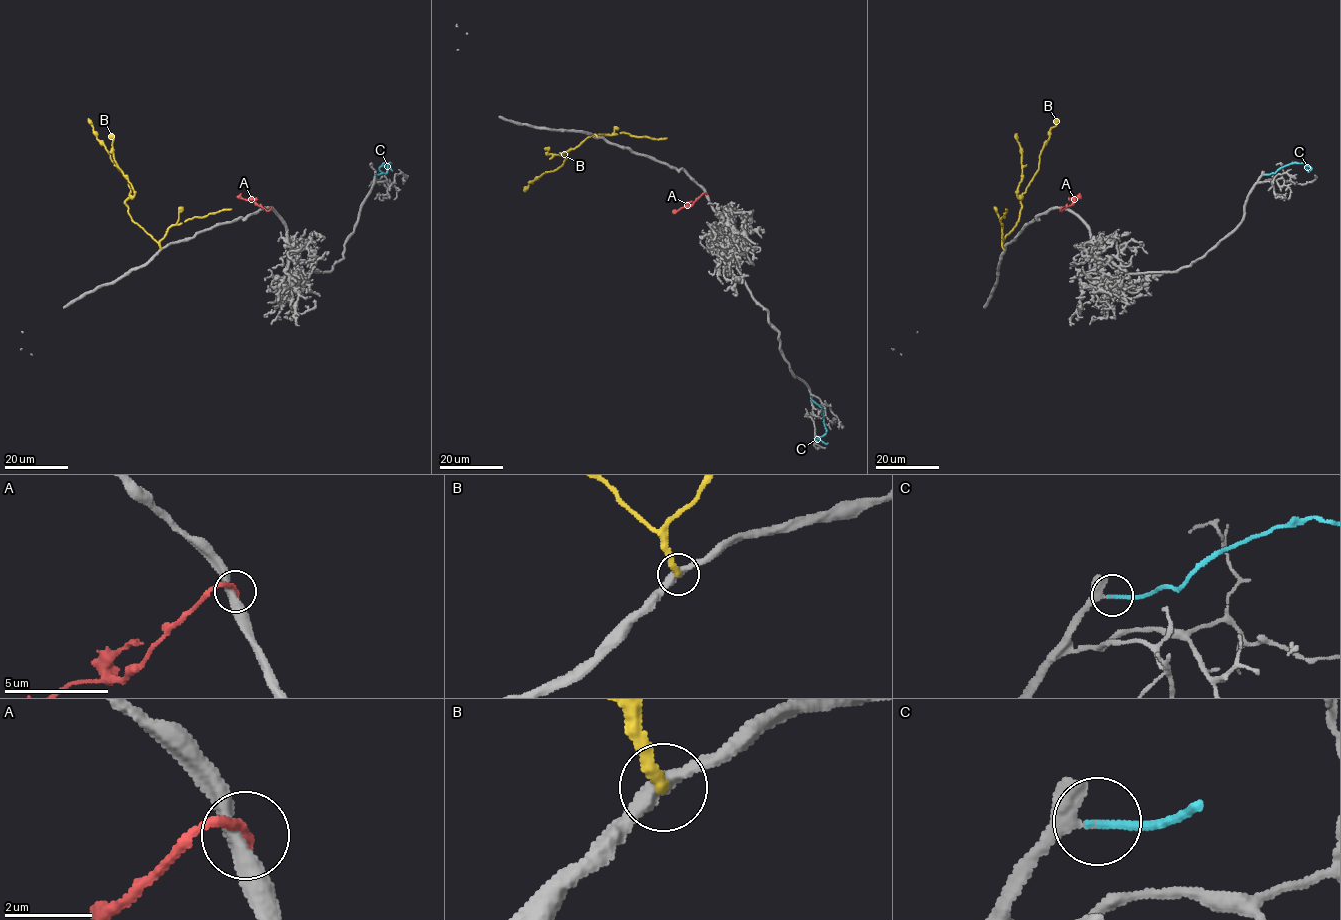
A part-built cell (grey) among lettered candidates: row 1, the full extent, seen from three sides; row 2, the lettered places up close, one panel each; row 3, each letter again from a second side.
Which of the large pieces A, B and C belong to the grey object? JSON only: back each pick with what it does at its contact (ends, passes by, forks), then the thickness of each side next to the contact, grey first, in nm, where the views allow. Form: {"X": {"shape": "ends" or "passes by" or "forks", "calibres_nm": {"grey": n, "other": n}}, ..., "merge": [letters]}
{"C": {"shape": "ends", "calibres_nm": {"grey": 240, "other": 150}}, "merge": ["C"]}

